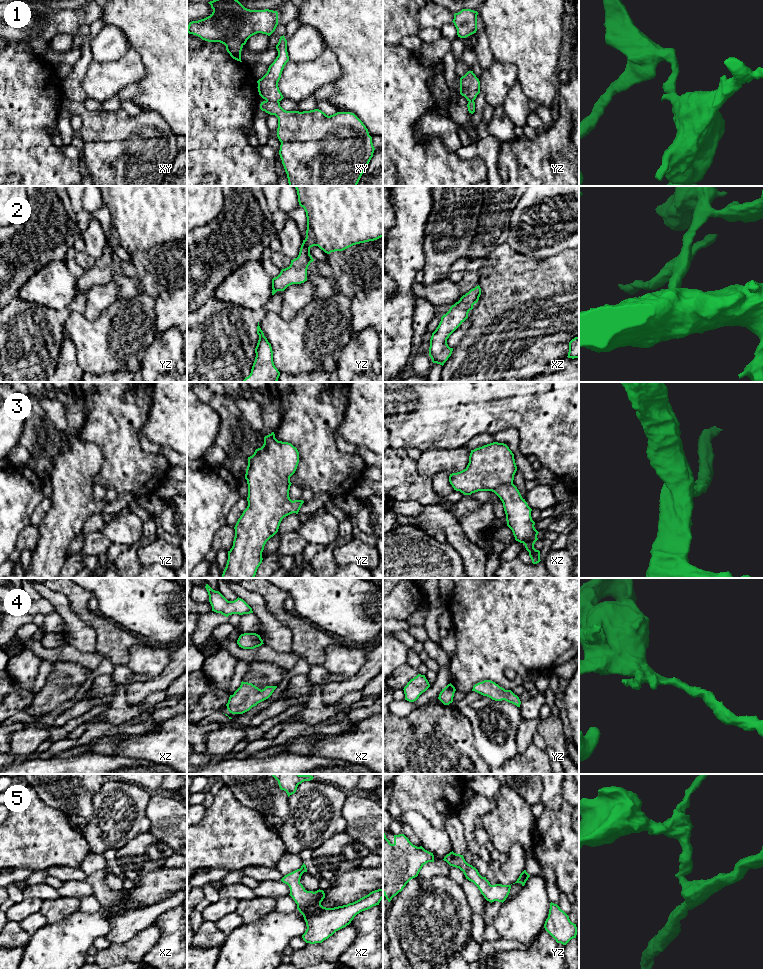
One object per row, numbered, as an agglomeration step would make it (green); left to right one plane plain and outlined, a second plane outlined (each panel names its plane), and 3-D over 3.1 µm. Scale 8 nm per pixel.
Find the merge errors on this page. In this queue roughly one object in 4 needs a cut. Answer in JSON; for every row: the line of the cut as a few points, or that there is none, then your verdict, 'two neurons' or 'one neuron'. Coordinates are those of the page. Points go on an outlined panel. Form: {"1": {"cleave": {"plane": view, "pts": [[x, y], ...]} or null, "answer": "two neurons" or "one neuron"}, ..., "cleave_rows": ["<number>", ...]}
{"1": {"cleave": {"plane": "xy", "pts": [[266, 100], [278, 101]]}, "answer": "two neurons"}, "2": {"cleave": null, "answer": "one neuron"}, "3": {"cleave": null, "answer": "one neuron"}, "4": {"cleave": null, "answer": "one neuron"}, "5": {"cleave": null, "answer": "one neuron"}, "cleave_rows": ["1"]}

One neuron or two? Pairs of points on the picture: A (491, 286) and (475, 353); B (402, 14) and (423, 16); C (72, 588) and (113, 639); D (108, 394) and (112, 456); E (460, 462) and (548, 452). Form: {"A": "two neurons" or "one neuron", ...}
{"A": "one neuron", "B": "two neurons", "C": "one neuron", "D": "one neuron", "E": "two neurons"}

